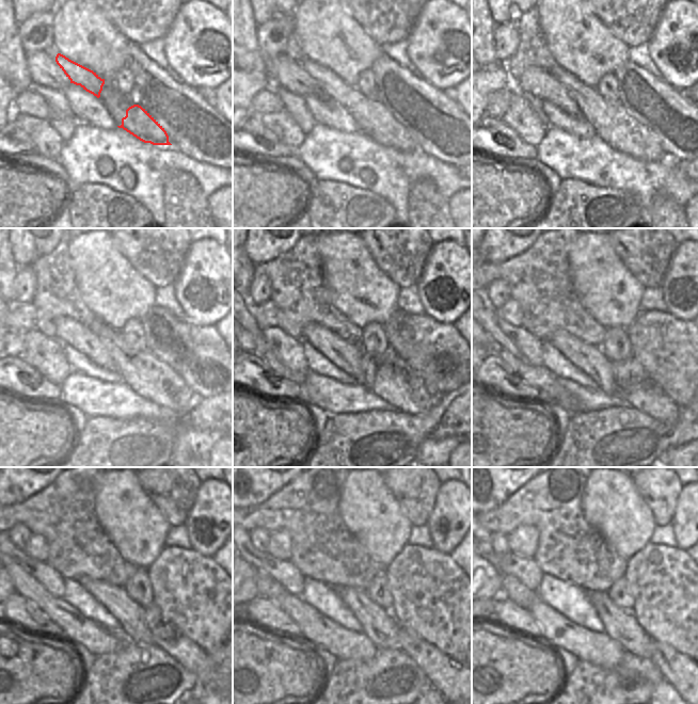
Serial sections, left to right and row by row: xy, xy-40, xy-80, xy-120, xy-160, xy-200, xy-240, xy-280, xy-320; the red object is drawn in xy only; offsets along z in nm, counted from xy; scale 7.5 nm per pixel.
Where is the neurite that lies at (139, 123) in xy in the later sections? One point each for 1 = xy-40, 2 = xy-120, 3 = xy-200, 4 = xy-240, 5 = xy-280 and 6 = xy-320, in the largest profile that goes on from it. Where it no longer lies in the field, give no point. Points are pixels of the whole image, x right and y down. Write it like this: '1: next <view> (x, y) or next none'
1: next xy-40 (373, 118)
2: next xy-120 (152, 379)
3: next xy-200 (635, 387)
4: next xy-240 (164, 635)
5: next xy-280 (449, 677)
6: next xy-320 (688, 677)

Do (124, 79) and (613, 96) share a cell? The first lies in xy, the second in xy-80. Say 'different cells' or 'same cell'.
same cell

